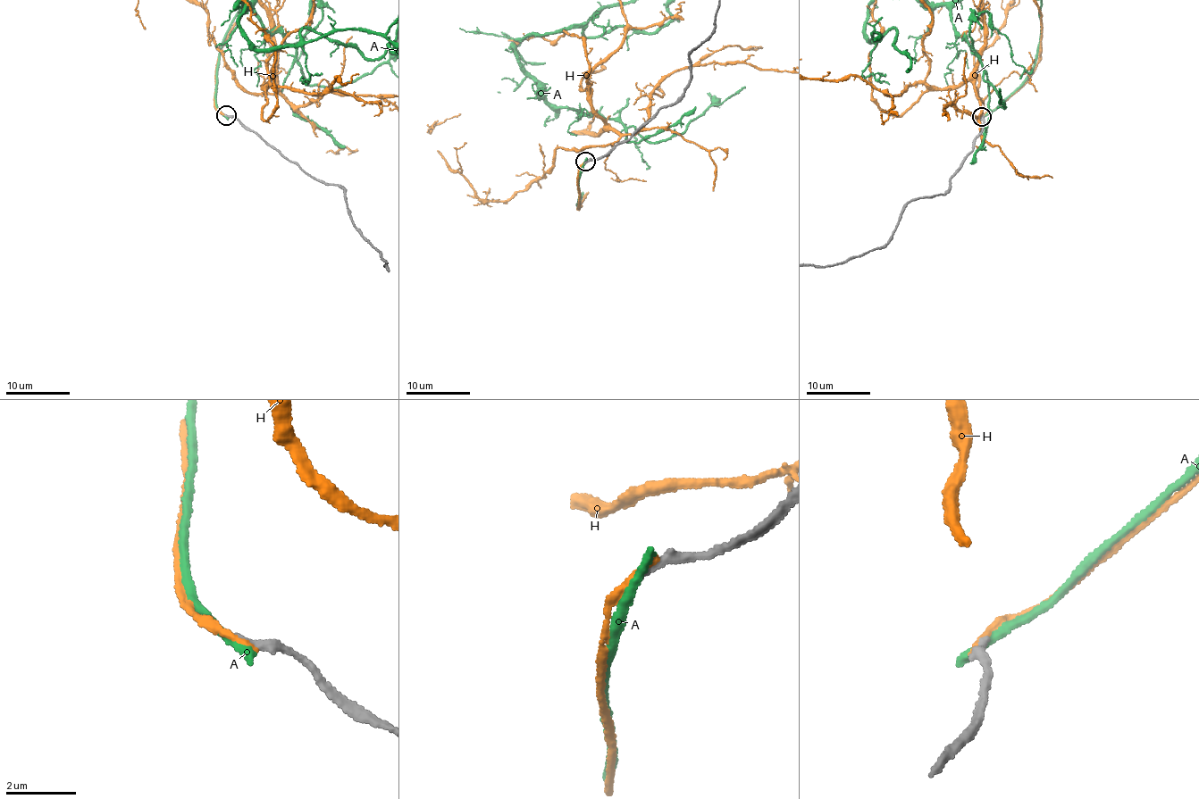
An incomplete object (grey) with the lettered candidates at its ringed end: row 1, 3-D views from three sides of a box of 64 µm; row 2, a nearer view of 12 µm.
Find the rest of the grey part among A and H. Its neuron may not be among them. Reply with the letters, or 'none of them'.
H

